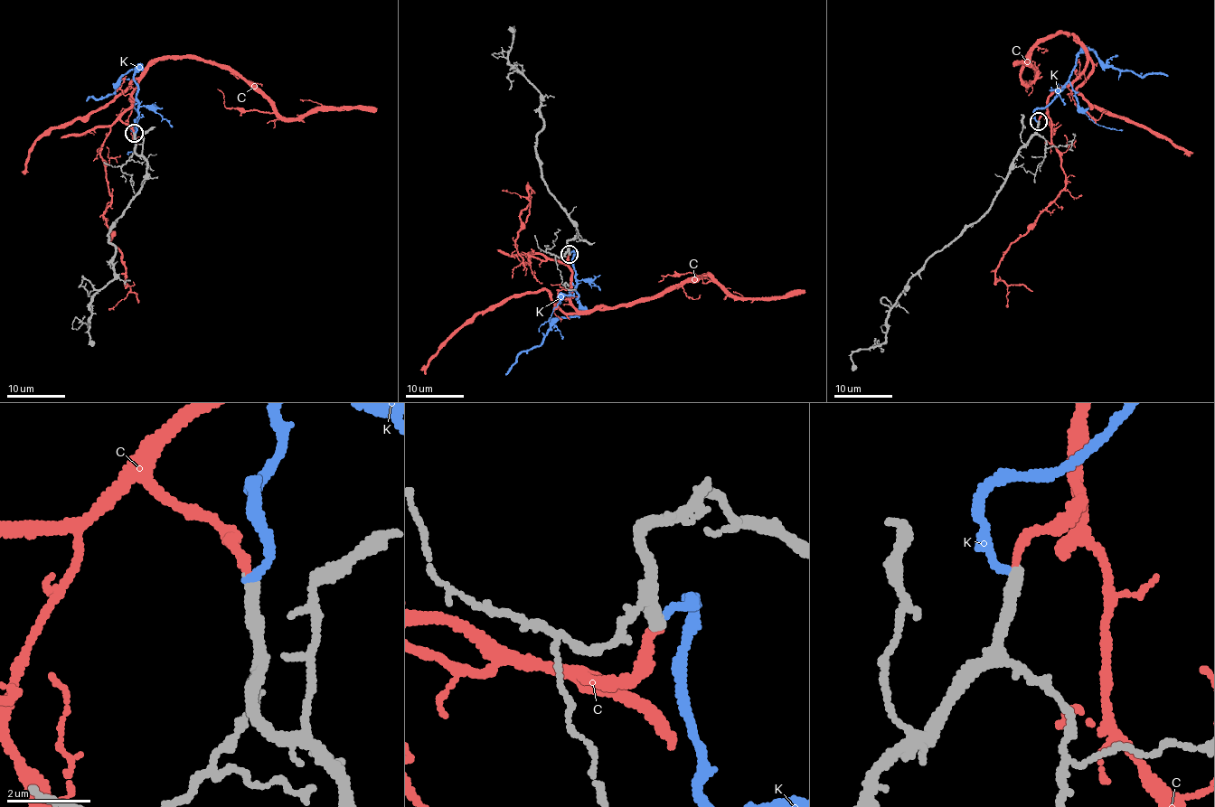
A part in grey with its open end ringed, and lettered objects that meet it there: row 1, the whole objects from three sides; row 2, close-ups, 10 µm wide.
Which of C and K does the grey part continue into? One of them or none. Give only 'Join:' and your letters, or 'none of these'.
Join: C

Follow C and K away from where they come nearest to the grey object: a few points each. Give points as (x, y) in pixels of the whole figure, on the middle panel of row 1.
C: (569, 254), (560, 260), (571, 272), (569, 295), (579, 310), (647, 301), (710, 275), (743, 298), (804, 289)
K: (569, 252), (574, 250), (577, 314), (563, 316), (550, 326), (540, 345), (521, 351), (505, 374)

